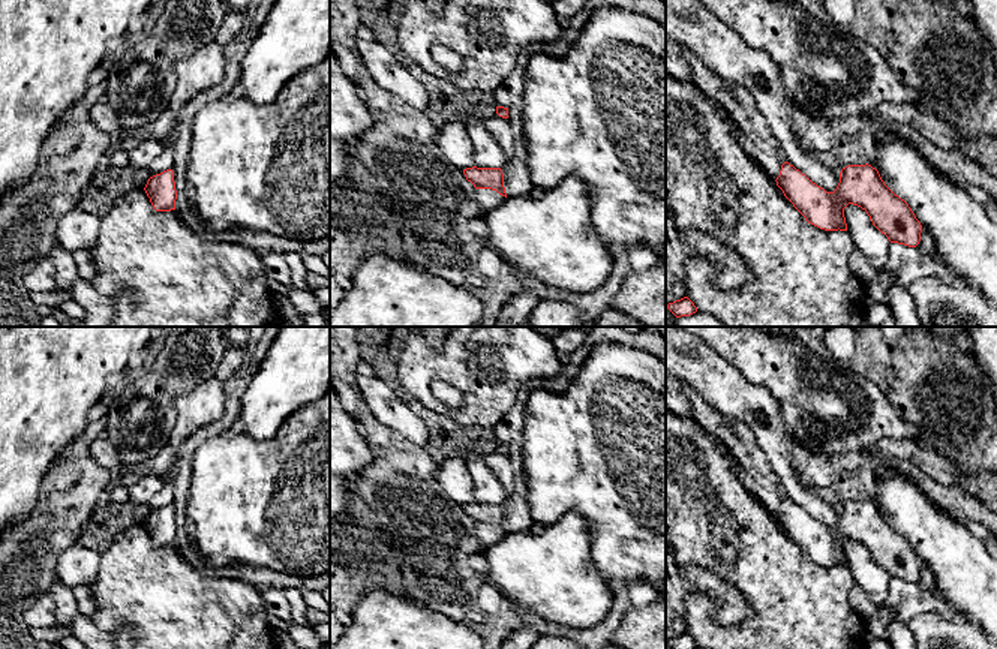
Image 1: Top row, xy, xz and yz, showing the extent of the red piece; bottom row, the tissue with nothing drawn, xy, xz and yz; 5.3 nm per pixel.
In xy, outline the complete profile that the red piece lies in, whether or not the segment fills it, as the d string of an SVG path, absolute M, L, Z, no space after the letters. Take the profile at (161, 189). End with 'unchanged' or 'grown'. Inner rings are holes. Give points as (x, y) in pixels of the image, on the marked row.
M172 169L150 177L144 190L156 211L175 210L177 190Z | unchanged

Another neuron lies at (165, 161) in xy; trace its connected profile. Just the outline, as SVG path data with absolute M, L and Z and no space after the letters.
M163 144L163 151L148 166L150 177L174 166L174 151L171 144Z

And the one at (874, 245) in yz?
M849 204L844 208L844 217L855 247L877 271L882 271L889 256L891 241L888 237L873 225L867 211L858 205Z

